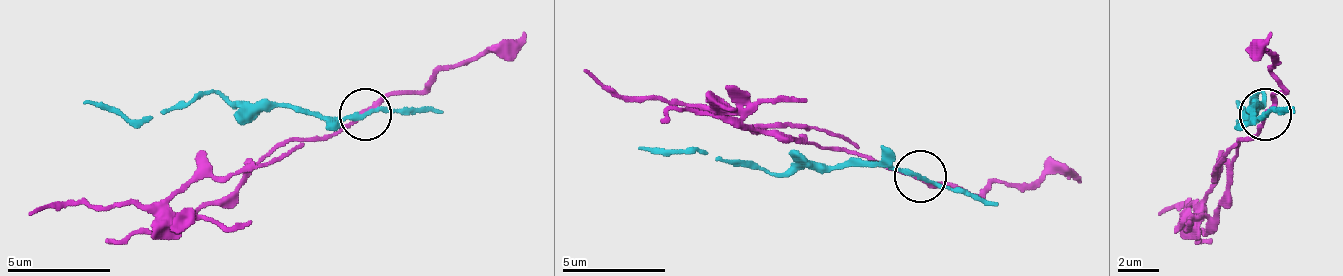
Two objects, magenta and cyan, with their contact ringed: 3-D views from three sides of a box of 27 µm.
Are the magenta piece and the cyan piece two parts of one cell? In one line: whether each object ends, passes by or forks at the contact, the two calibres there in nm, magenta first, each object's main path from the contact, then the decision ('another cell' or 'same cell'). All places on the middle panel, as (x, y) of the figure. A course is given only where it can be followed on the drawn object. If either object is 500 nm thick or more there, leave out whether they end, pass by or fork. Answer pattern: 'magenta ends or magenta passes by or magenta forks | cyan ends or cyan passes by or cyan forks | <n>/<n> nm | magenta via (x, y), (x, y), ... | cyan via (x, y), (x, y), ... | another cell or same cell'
magenta passes by | cyan passes by | 170/180 nm | magenta via (916, 175), (859, 154), (838, 134), (745, 128), (714, 108), (611, 97), (585, 71) | cyan via (921, 175), (859, 165), (792, 165), (771, 175), (693, 149), (636, 149) | another cell

